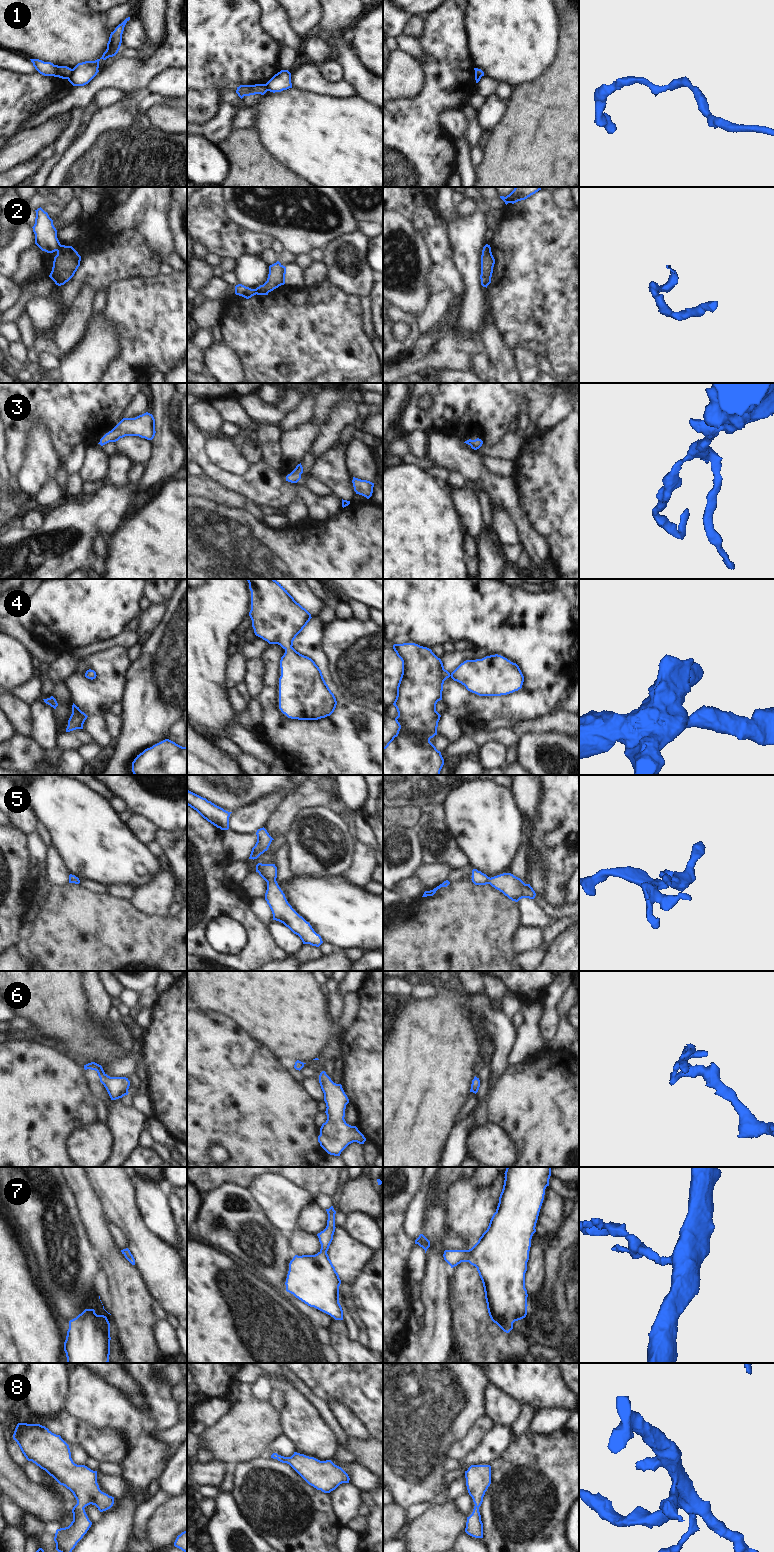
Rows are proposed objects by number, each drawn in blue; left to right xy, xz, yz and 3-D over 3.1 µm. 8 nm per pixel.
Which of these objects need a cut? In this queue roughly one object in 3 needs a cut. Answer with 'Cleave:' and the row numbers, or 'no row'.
Cleave: 1, 2.

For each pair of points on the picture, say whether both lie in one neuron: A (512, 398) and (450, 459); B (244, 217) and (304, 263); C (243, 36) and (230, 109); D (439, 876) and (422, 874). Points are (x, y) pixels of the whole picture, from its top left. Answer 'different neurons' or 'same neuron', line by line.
A: different neurons
B: different neurons
C: different neurons
D: same neuron

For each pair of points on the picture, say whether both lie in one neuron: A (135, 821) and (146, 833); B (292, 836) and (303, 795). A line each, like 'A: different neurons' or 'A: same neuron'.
A: same neuron
B: different neurons

